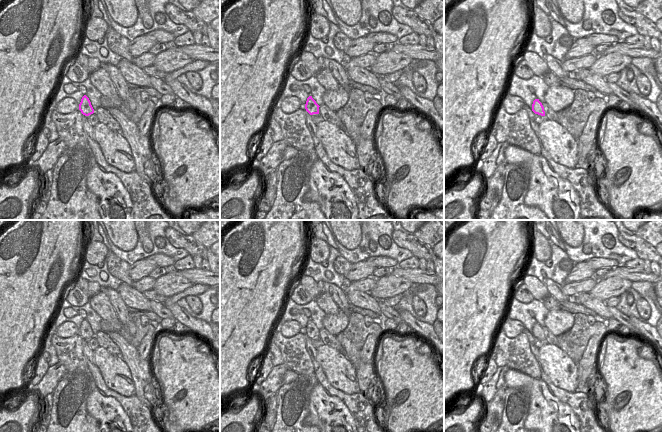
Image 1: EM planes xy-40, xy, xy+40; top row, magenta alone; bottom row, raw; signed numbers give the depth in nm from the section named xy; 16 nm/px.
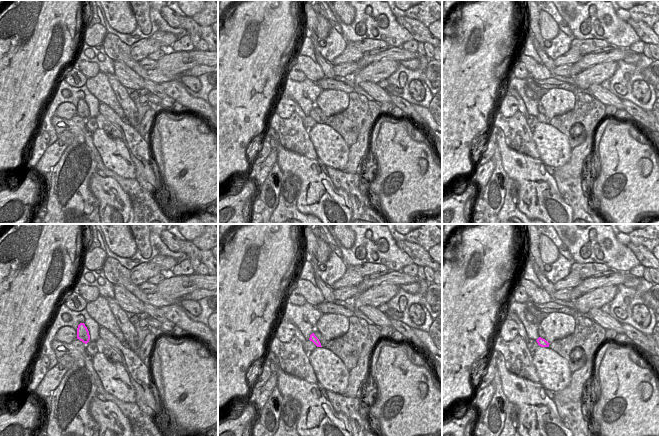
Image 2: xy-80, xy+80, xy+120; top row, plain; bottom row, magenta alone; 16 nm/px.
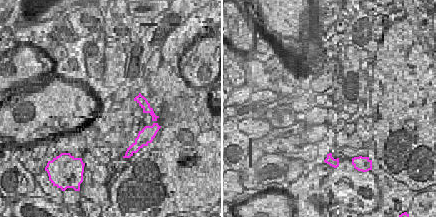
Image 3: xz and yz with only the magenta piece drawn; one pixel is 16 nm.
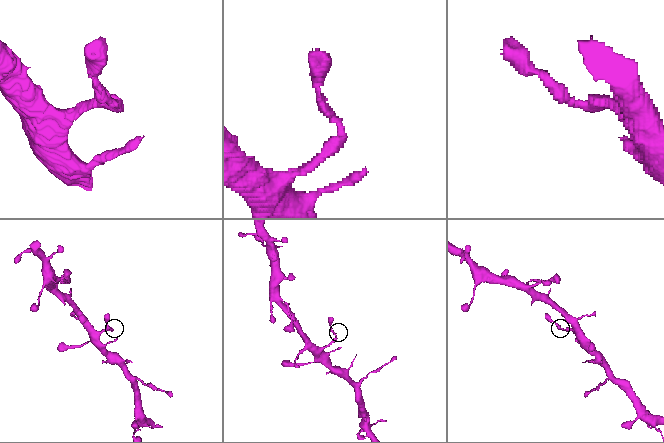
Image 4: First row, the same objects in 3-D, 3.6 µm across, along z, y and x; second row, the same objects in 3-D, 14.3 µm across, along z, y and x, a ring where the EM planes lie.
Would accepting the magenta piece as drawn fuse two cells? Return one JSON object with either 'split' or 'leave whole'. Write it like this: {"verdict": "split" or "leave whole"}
{"verdict": "split"}

